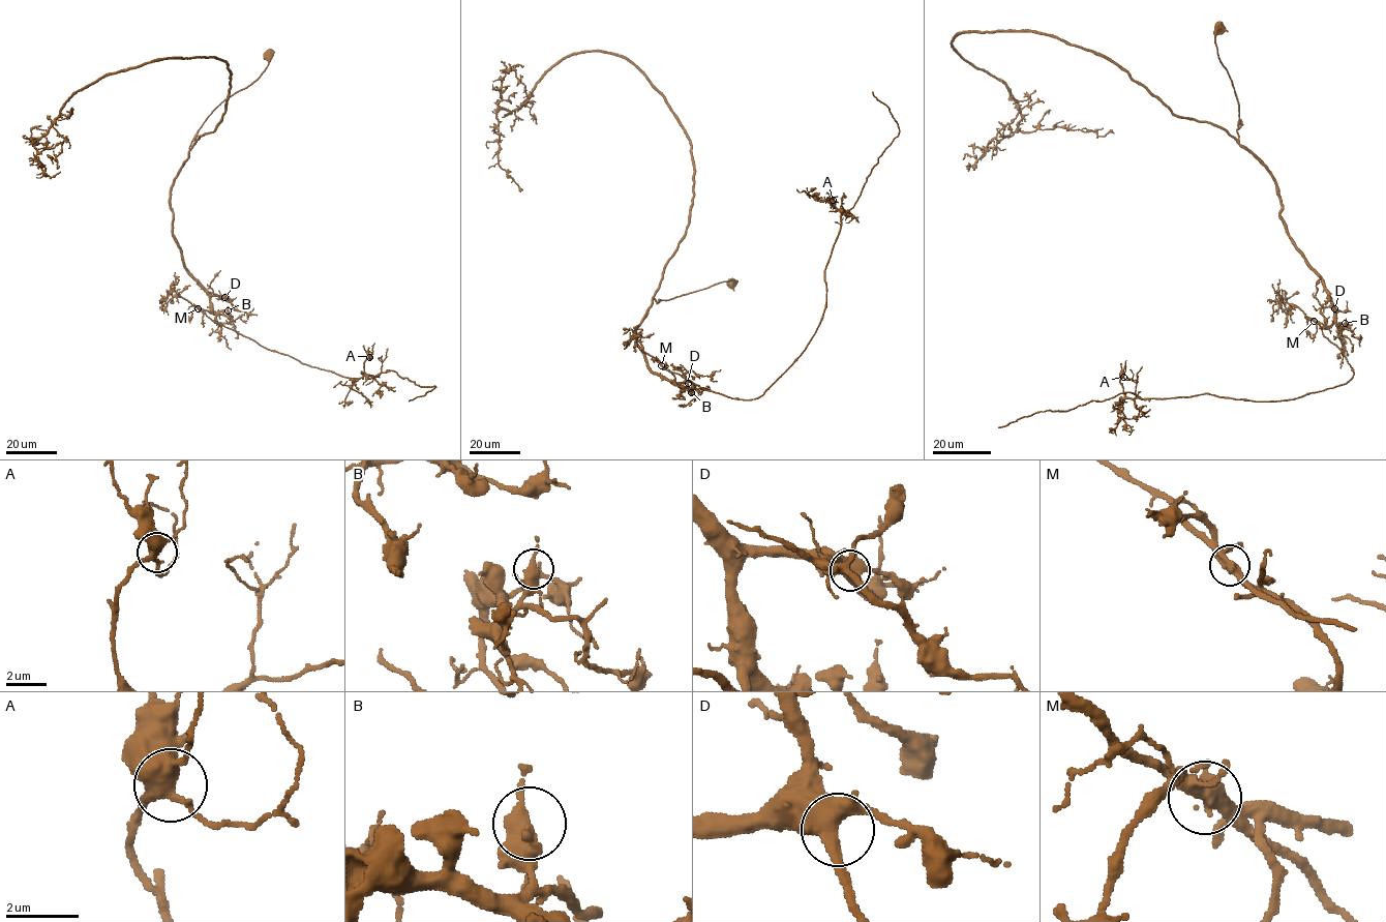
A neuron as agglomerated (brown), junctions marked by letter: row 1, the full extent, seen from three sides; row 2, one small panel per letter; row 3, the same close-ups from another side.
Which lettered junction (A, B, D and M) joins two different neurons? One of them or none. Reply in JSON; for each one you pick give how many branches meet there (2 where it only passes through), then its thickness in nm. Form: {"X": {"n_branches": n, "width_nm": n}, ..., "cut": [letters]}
{"M": {"n_branches": 4, "width_nm": 360}, "cut": ["M"]}

